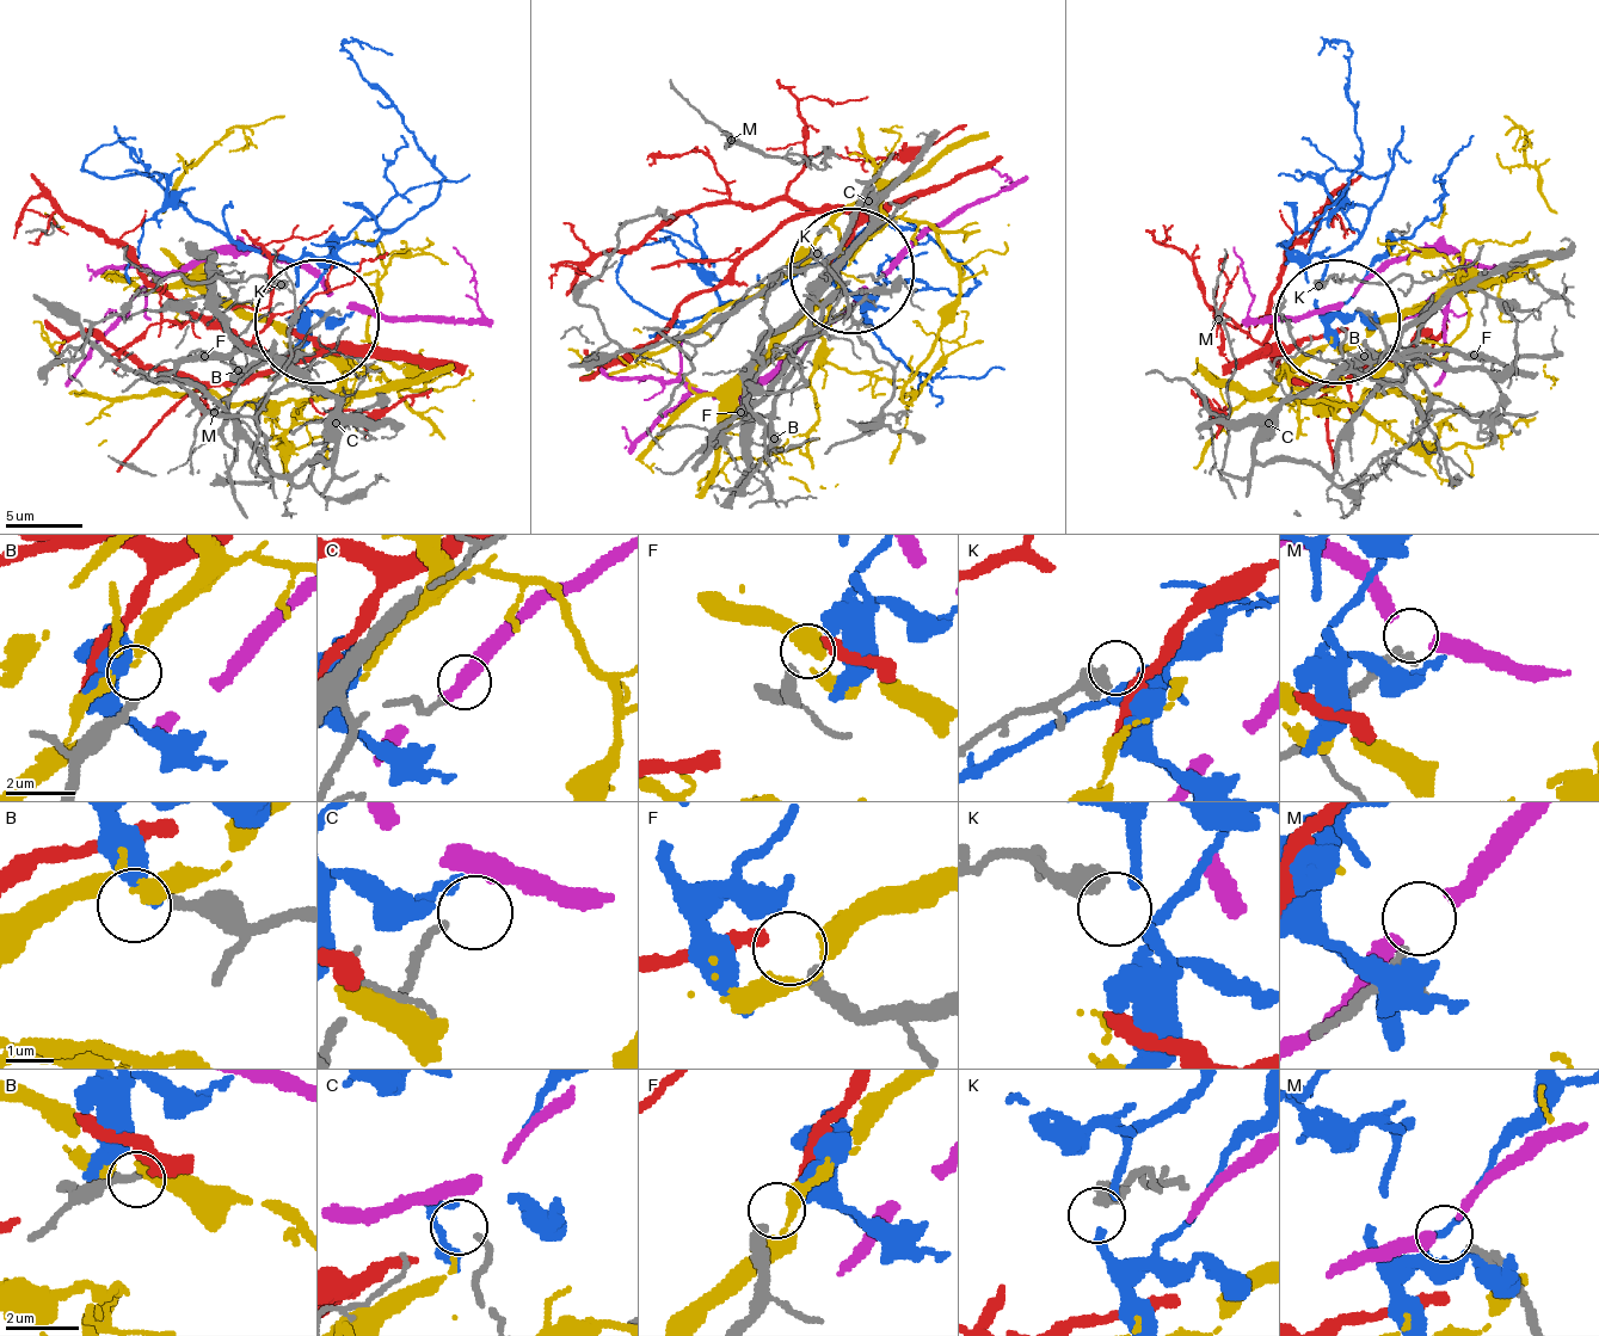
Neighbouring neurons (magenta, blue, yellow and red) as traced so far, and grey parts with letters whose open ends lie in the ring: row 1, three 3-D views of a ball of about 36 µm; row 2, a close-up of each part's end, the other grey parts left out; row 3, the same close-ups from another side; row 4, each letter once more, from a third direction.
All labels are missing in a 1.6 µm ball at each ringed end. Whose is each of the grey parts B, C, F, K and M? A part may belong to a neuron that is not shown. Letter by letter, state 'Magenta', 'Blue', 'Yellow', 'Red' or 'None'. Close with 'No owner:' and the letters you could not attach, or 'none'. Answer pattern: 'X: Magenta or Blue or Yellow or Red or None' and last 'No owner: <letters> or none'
B: None
C: None
F: Red
K: None
M: Magenta
No owner: B, C, K

